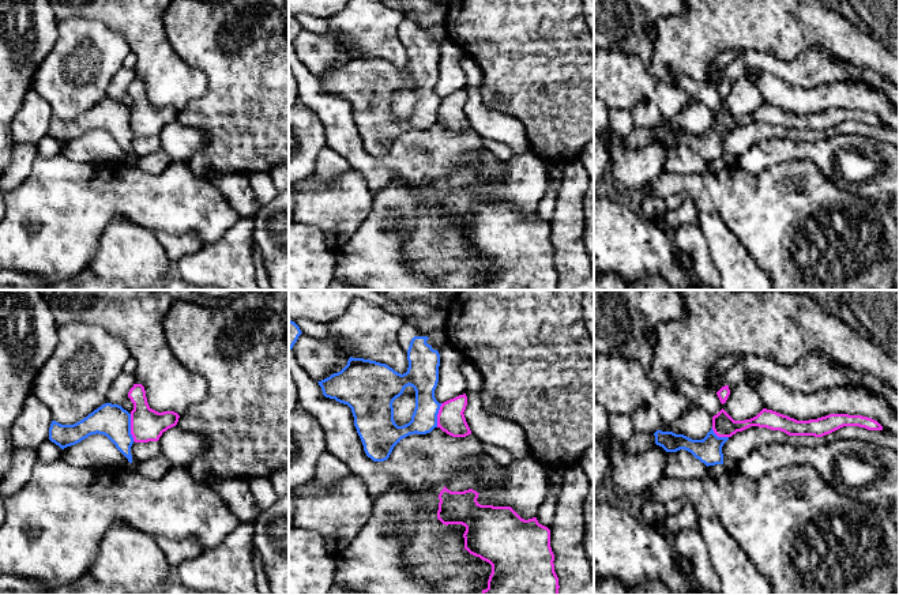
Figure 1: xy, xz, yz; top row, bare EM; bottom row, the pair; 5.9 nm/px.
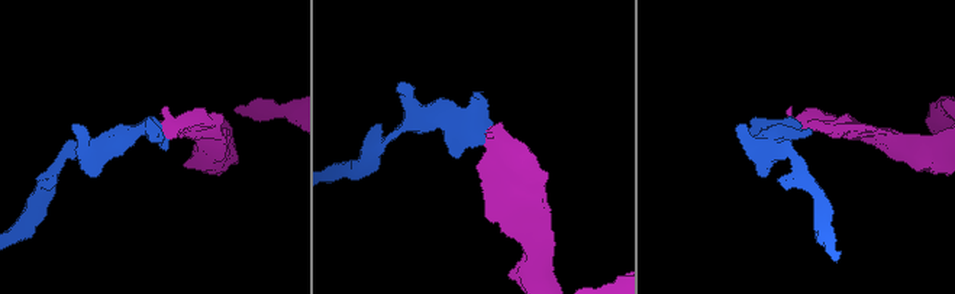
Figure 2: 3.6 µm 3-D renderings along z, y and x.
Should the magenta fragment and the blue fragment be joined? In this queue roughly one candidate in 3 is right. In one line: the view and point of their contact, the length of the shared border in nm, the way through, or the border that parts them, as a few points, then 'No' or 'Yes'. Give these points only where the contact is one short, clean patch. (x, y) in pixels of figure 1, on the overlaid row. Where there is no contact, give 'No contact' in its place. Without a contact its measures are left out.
Touches magenta at xy (131, 428). Shared border 160 nm. Boundary: xy (130, 414), (130, 433), (134, 440). No

